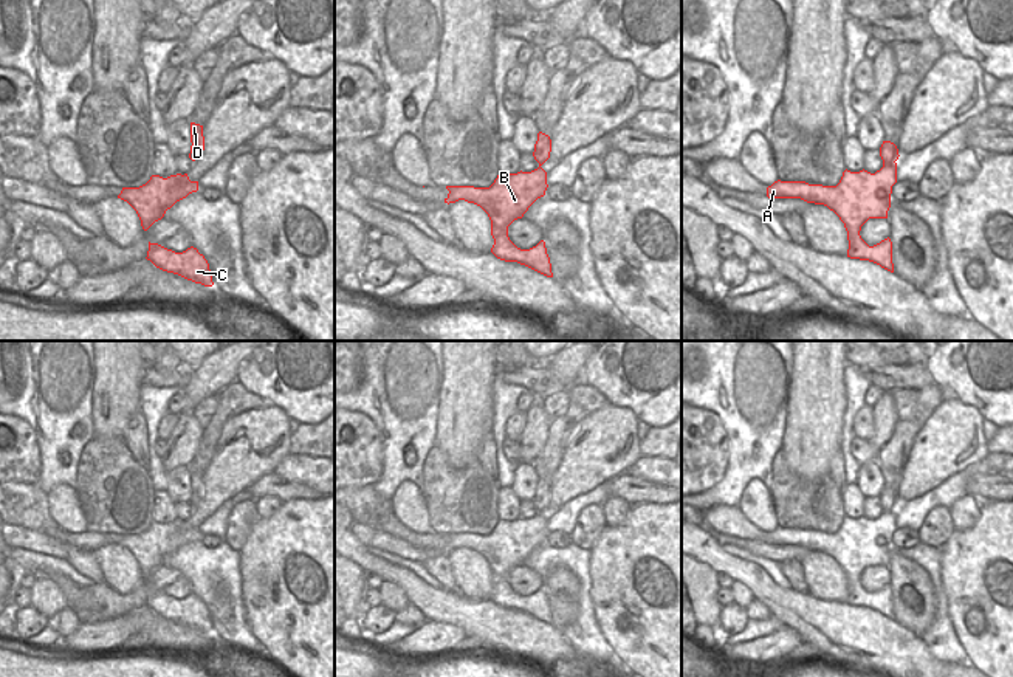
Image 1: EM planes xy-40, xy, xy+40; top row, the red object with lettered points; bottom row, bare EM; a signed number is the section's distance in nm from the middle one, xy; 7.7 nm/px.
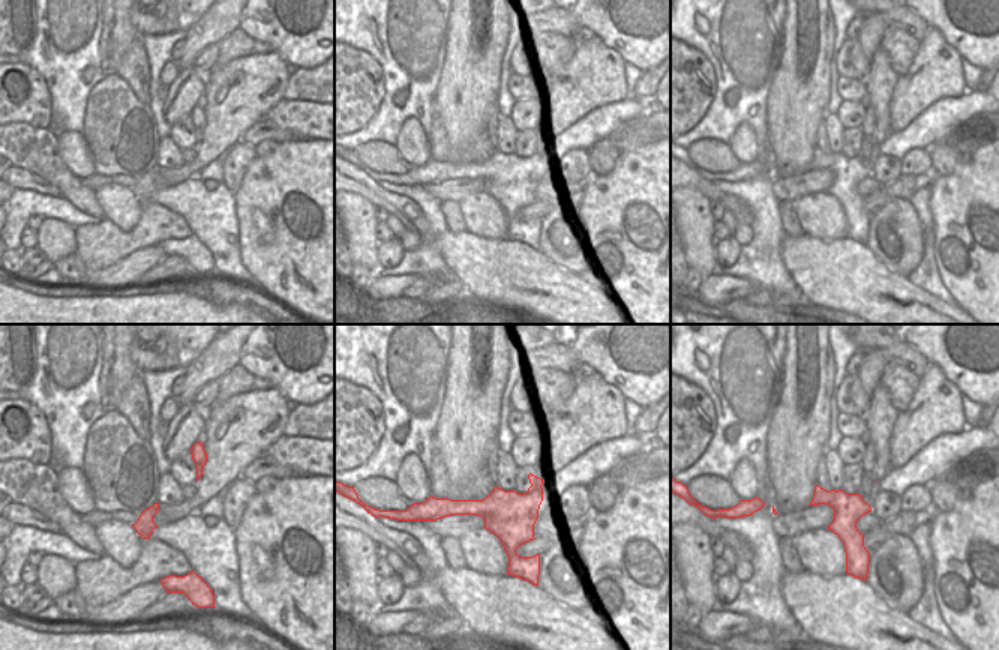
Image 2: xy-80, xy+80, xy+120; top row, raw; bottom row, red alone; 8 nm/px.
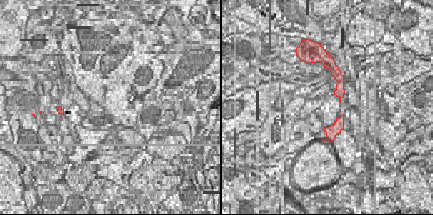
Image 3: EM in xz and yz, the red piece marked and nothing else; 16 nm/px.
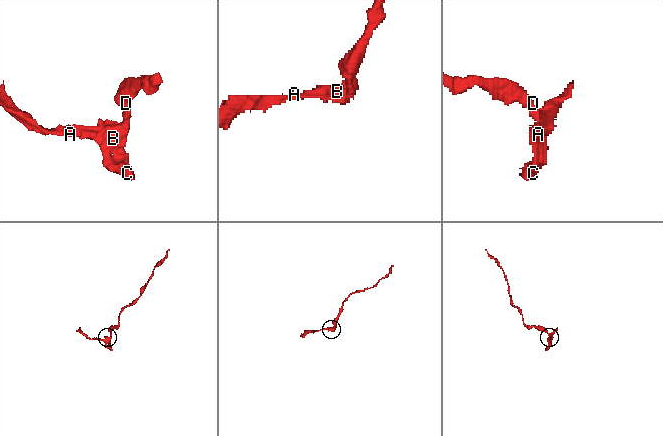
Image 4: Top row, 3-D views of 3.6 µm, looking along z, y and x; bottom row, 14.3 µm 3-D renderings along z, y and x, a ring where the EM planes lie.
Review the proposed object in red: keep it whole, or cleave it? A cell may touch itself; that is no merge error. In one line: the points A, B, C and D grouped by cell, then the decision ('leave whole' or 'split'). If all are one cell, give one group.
A B C / D | split

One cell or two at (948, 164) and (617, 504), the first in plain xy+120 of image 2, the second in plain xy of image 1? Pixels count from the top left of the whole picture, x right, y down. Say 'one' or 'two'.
one

